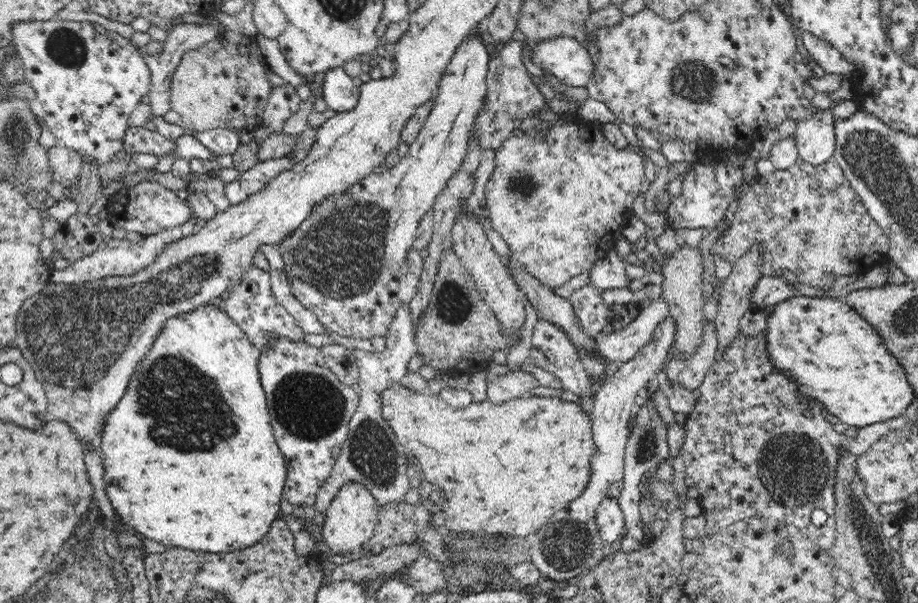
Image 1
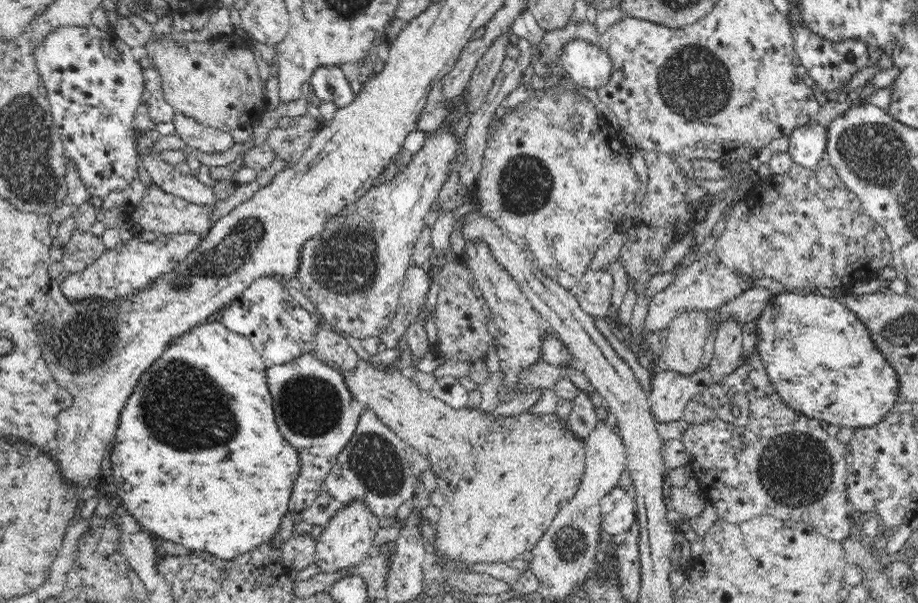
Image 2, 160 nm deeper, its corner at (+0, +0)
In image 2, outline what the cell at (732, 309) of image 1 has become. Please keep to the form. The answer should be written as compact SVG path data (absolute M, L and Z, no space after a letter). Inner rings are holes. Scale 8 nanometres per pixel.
M734 319L724 321L716 332L709 366L712 382L722 385L726 377L736 372L742 359L742 324Z

